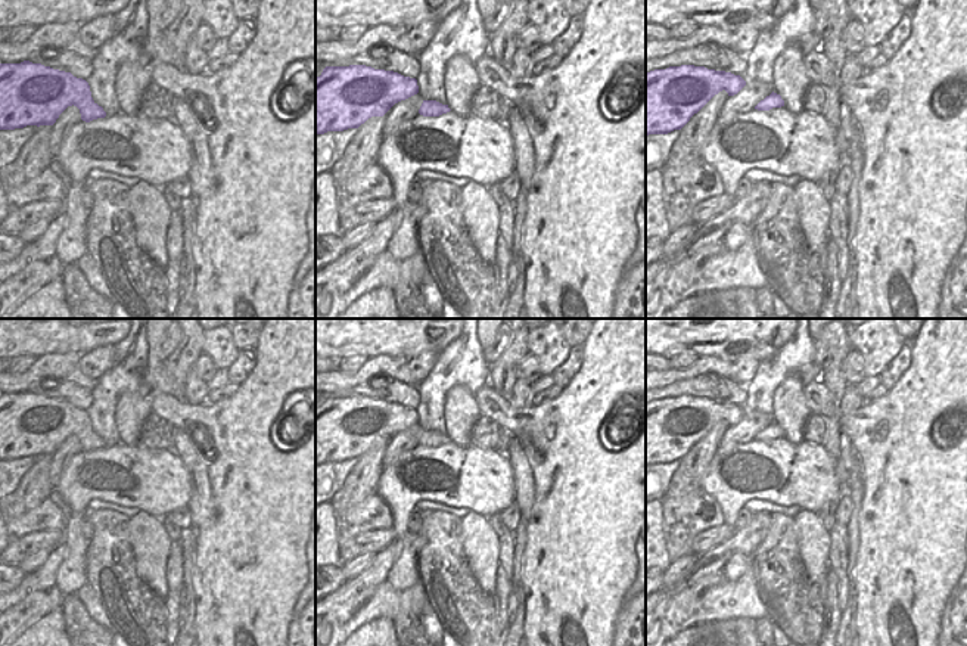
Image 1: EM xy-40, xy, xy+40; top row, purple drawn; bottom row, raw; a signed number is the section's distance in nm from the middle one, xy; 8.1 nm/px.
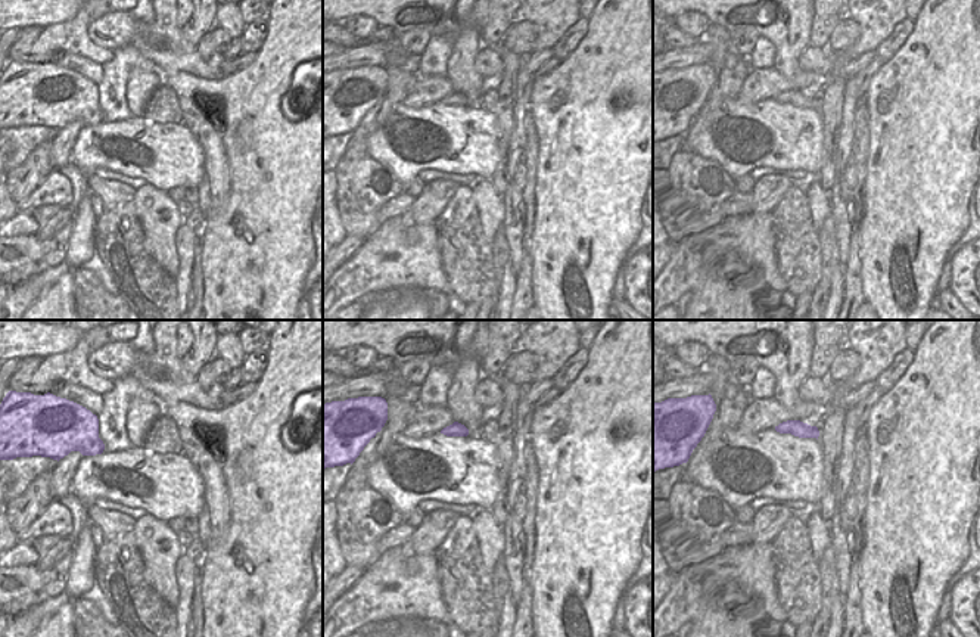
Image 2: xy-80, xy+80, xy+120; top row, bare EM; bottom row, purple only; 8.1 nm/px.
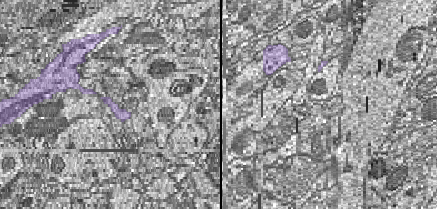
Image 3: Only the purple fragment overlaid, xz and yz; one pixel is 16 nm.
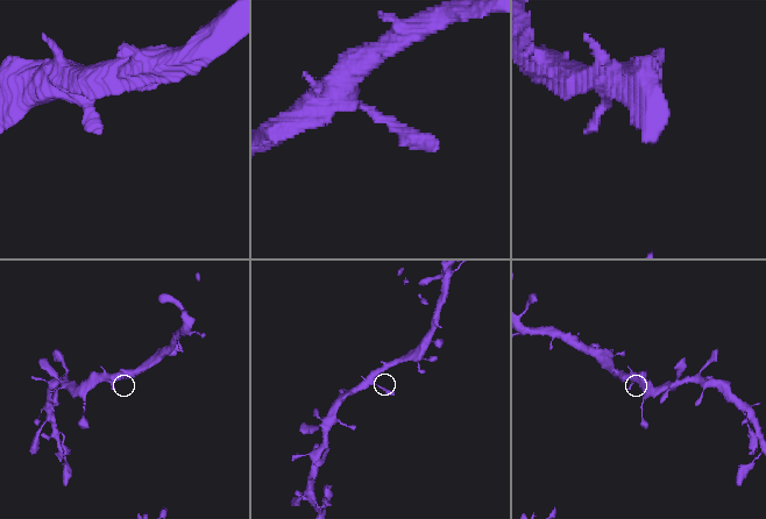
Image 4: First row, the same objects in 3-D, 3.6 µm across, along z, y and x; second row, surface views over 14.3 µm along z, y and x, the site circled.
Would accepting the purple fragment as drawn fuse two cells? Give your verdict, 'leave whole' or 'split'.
leave whole

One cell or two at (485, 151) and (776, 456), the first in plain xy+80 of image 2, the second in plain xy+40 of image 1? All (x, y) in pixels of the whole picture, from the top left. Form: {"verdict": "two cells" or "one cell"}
{"verdict": "one cell"}

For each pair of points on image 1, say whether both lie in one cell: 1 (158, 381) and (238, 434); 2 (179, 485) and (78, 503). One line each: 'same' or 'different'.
1: different
2: same

